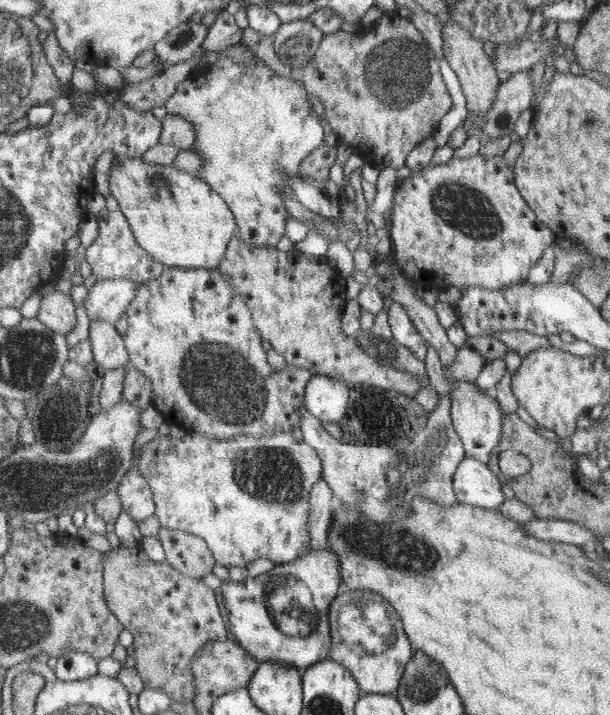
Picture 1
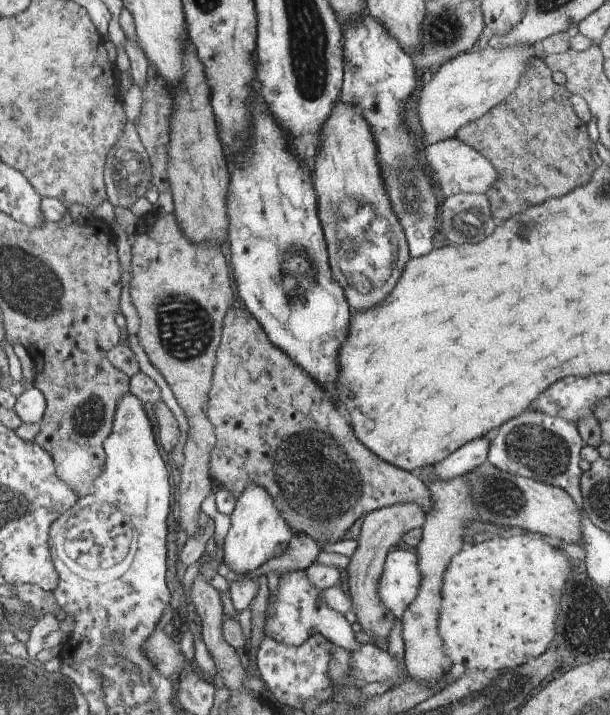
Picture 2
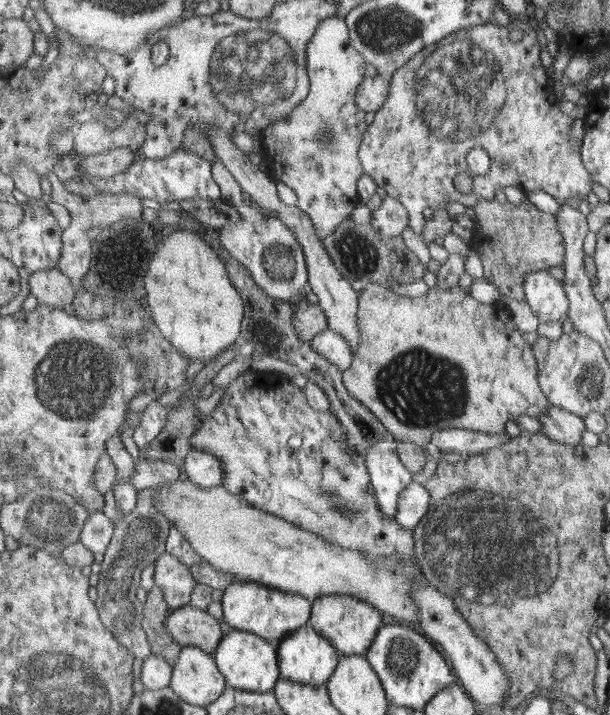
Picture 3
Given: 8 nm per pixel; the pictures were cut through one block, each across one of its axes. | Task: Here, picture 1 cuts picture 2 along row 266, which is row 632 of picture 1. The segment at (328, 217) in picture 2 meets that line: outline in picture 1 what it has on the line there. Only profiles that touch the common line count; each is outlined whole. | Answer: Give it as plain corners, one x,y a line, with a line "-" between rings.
342,590
330,608
330,659
351,669
363,694
396,694
414,649
394,604
370,590

